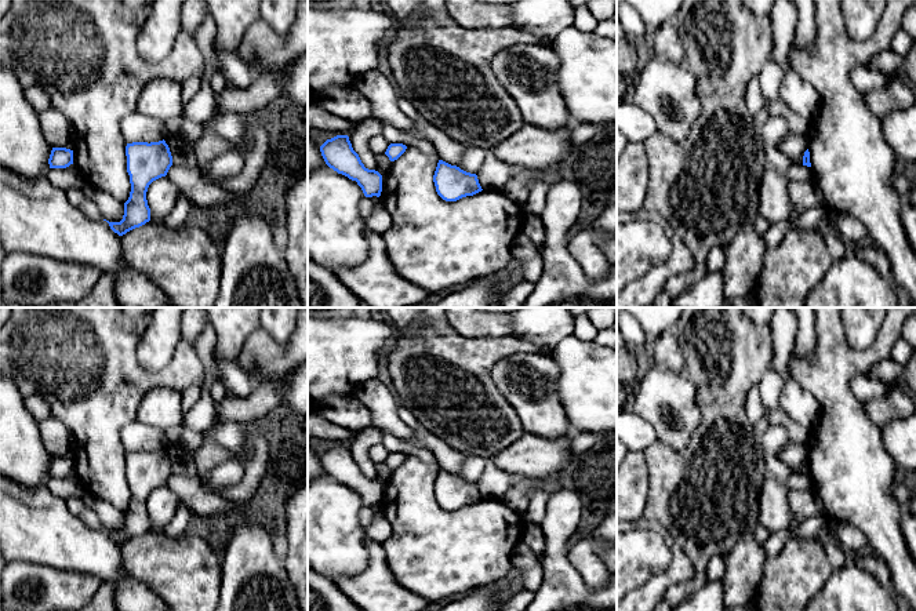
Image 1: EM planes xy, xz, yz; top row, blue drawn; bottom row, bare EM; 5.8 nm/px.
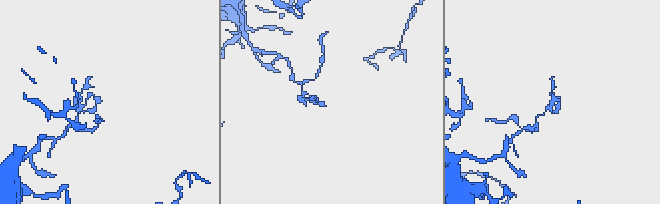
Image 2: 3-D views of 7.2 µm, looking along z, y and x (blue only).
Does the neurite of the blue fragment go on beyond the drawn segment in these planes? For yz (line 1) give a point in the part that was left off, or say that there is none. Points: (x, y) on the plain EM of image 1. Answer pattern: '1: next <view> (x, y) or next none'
1: next none

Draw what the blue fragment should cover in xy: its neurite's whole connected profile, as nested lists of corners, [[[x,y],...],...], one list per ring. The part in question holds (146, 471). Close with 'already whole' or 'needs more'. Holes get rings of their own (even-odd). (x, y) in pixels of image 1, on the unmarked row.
[[[166,450],[132,451],[126,455],[127,481],[131,501],[124,512],[124,524],[120,531],[109,531],[110,538],[119,545],[139,537],[150,530],[150,517],[146,509],[149,494],[166,485],[172,474],[172,465]]]; already whole

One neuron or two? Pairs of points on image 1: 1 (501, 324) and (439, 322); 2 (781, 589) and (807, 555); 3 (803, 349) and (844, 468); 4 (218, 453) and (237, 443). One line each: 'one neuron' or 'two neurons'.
1: two neurons
2: one neuron
3: two neurons
4: two neurons

